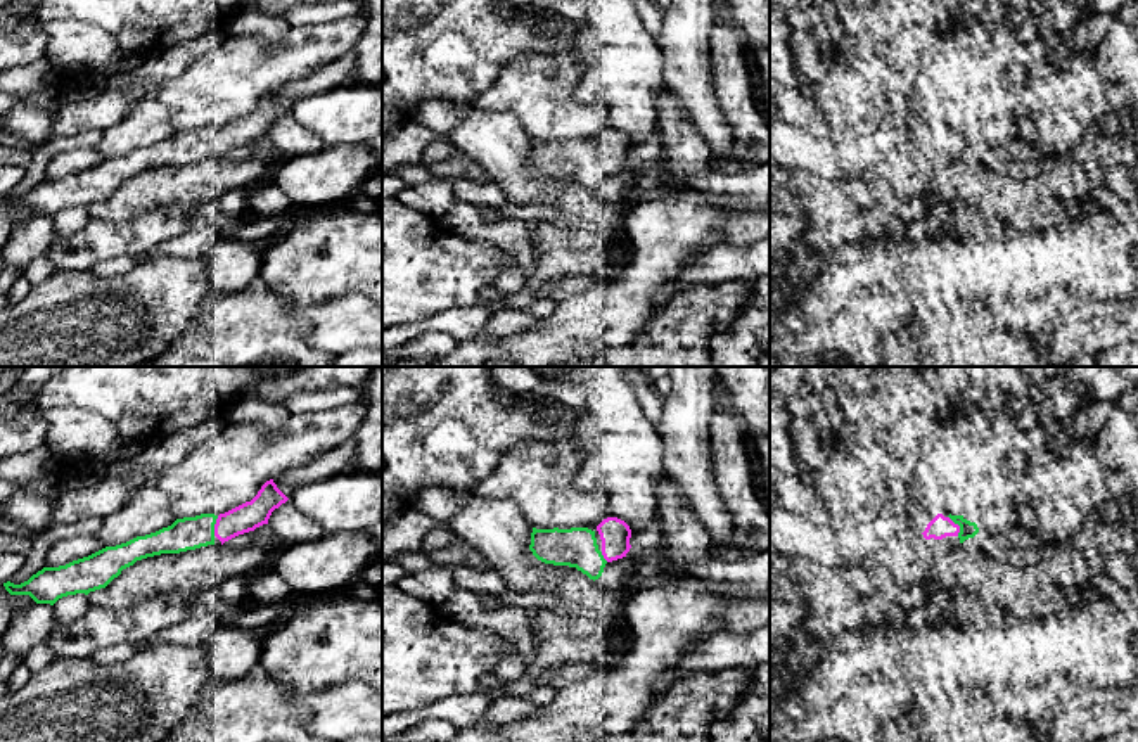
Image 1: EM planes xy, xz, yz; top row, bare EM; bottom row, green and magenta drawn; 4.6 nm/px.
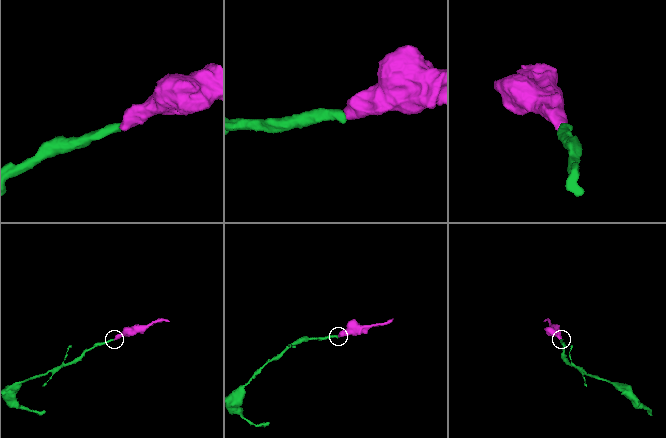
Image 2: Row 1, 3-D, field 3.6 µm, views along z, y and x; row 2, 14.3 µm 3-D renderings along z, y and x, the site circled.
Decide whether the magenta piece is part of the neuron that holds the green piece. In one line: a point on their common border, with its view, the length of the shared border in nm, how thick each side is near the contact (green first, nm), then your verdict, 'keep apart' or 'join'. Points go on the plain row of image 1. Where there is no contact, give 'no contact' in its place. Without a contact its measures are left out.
yz (958, 137) | 110 nm | 80/100 nm | join

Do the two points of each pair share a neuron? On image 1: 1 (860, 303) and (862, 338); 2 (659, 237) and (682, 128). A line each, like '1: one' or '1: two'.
1: two
2: two

